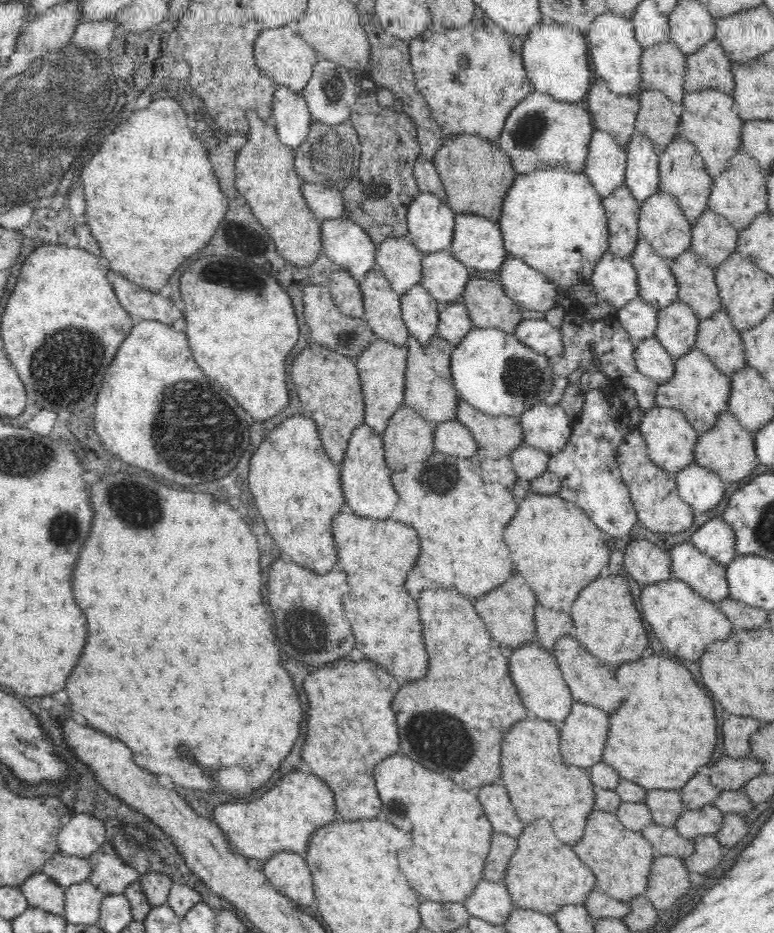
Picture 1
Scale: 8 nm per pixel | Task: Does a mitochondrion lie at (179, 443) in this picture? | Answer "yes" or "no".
yes

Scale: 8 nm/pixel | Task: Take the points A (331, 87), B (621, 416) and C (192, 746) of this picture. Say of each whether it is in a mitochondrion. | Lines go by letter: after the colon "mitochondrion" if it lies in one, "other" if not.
A: mitochondrion
B: other
C: mitochondrion

